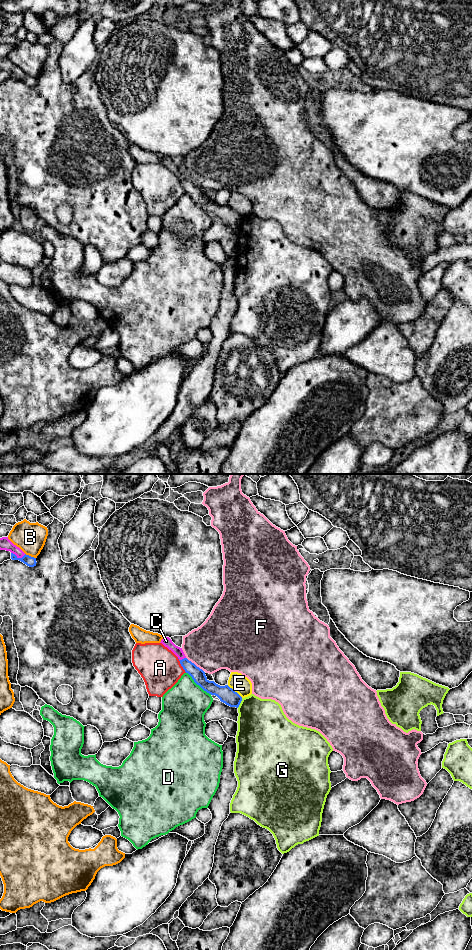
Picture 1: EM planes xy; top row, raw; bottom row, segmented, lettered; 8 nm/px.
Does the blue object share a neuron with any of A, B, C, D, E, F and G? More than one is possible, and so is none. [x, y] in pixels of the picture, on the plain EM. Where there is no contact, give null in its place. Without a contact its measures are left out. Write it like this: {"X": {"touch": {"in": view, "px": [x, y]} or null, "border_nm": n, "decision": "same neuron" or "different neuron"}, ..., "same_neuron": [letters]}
{"A": {"touch": {"in": "xy", "px": [181, 185]}, "border_nm": 140, "decision": "different neuron"}, "B": {"touch": {"in": "xy", "px": [30, 76]}, "border_nm": 100, "decision": "different neuron"}, "C": {"touch": {"in": "xy", "px": [18, 78]}, "border_nm": 120, "decision": "different neuron"}, "D": {"touch": {"in": "xy", "px": [198, 204]}, "border_nm": 280, "decision": "different neuron"}, "E": {"touch": {"in": "xy", "px": [234, 211]}, "border_nm": 160, "decision": "different neuron"}, "F": {"touch": {"in": "xy", "px": [194, 184]}, "border_nm": 180, "decision": "different neuron"}, "G": {"touch": {"in": "xy", "px": [240, 222]}, "border_nm": 90, "decision": "different neuron"}, "same_neuron": []}

